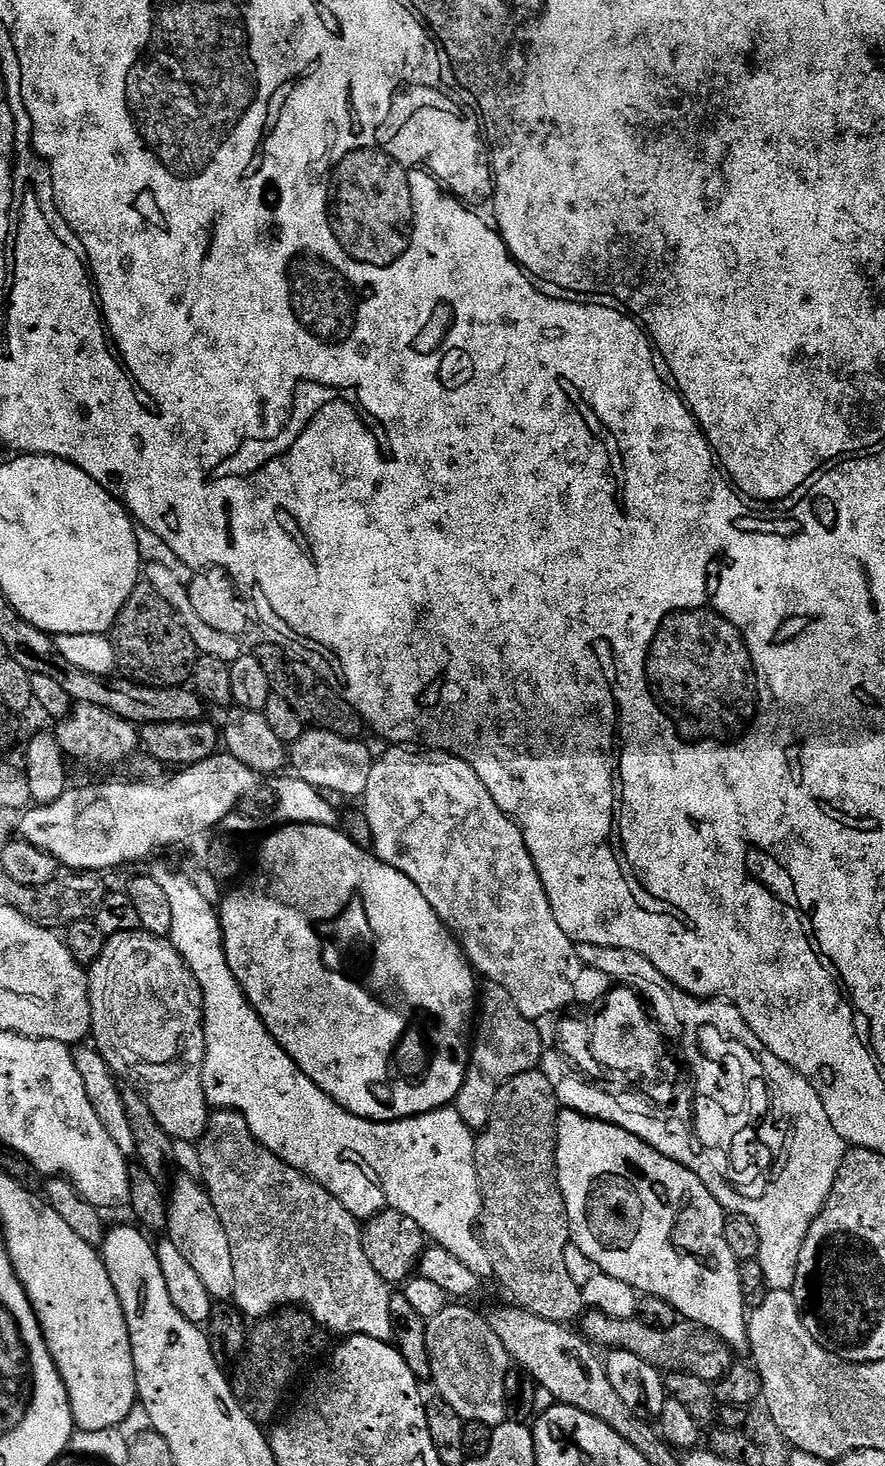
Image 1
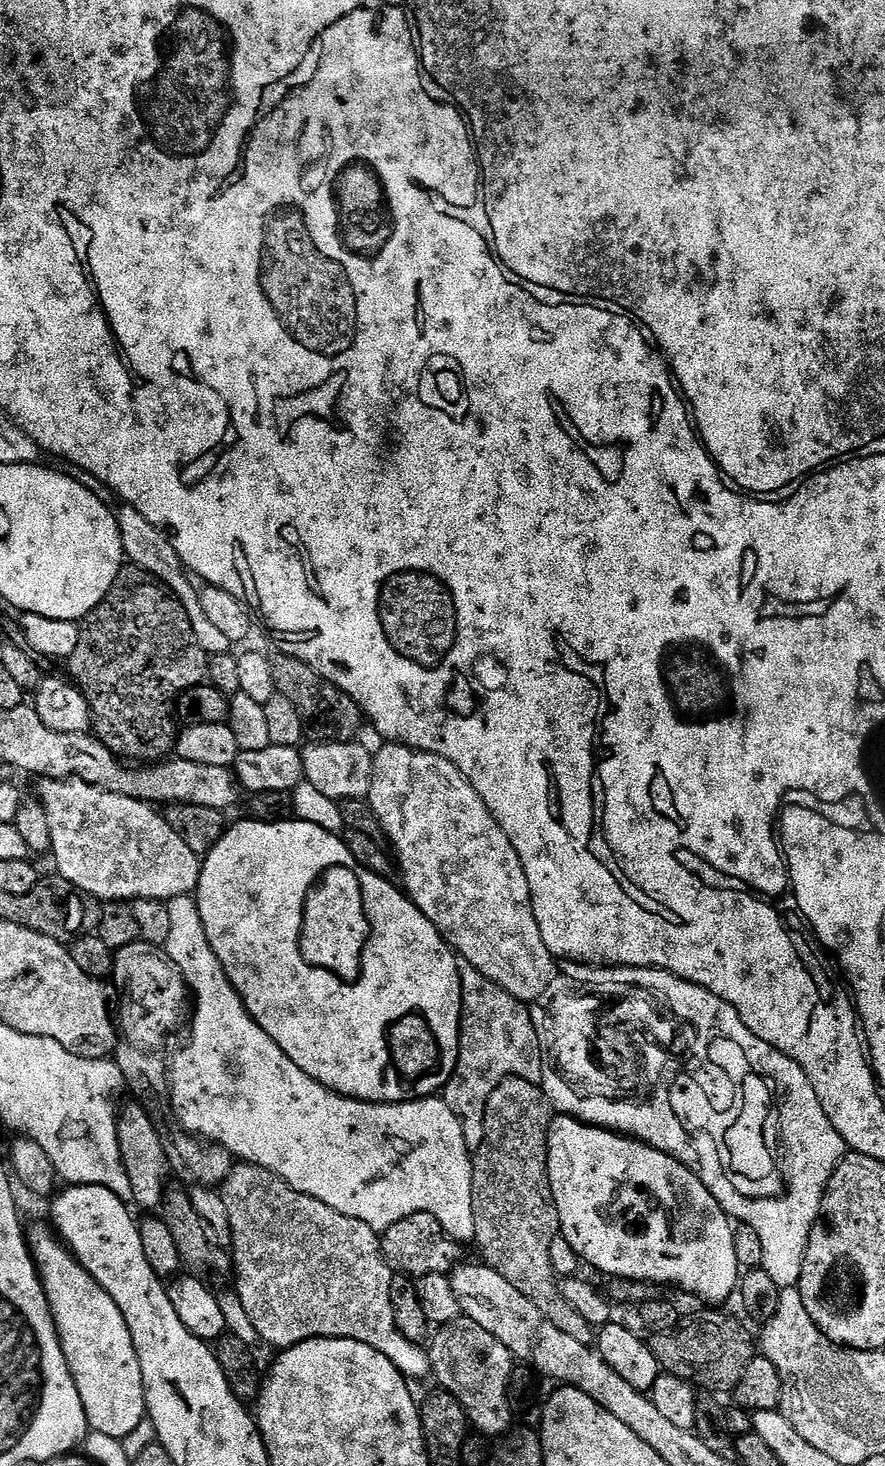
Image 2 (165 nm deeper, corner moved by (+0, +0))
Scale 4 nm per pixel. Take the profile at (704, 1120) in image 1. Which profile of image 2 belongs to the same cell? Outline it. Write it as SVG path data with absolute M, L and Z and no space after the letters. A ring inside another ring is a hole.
M637 968L634 974L624 974L619 977L620 981L626 984L632 984L633 986L640 986L645 990L646 988L654 990L656 996L662 996L668 998L668 1007L672 1009L672 1013L676 1015L676 1020L680 1021L687 1027L687 1030L708 1030L708 1042L696 1050L694 1054L682 1058L680 1062L676 1064L656 1064L656 1062L666 1062L666 1056L664 1060L656 1060L650 1052L650 1060L646 1060L646 1078L650 1078L650 1086L646 1086L646 1078L640 1080L644 1082L644 1088L640 1096L636 1096L636 1088L634 1088L634 1074L640 1074L640 1066L642 1064L622 1064L622 1066L614 1066L614 1064L608 1064L608 1076L612 1078L614 1074L618 1076L620 1072L624 1074L632 1074L632 1094L624 1090L622 1086L622 1102L620 1102L620 1094L618 1094L618 1088L612 1086L612 1082L608 1082L606 1074L598 1072L592 1064L596 1064L604 1052L602 1050L608 1050L608 1048L556 1048L556 1050L538 1050L540 1053L540 1075L538 1077L538 1083L546 1097L547 1103L551 1105L557 1113L565 1116L572 1116L576 1120L579 1120L585 1124L593 1125L597 1128L607 1128L609 1132L618 1132L622 1136L629 1137L633 1140L640 1140L644 1144L648 1144L651 1148L656 1148L660 1152L666 1152L668 1155L674 1157L679 1164L684 1164L692 1173L702 1181L703 1184L710 1190L710 1194L716 1201L720 1203L720 1208L723 1212L728 1213L729 1217L733 1221L748 1224L758 1234L758 1242L762 1242L762 1267L764 1273L768 1275L769 1281L774 1285L777 1284L777 1289L783 1290L785 1288L797 1287L797 1278L802 1274L802 1262L804 1261L804 1255L806 1254L806 1246L808 1245L808 1239L812 1233L812 1227L816 1225L816 1220L820 1217L820 1203L824 1197L824 1190L828 1186L828 1180L832 1177L832 1171L836 1169L836 1164L846 1154L846 1145L844 1139L838 1134L838 1130L834 1130L834 1126L830 1122L830 1118L826 1118L826 1114L822 1110L822 1102L818 1102L818 1094L814 1094L814 1086L810 1086L810 1082L806 1078L806 1074L798 1066L798 1062L794 1062L786 1054L782 1054L778 1050L771 1048L766 1042L762 1042L756 1036L750 1034L750 1030L746 1030L746 1026L740 1021L740 1015L738 1010L734 1010L734 1006L730 1006L730 1002L722 1002L722 998L718 998L714 994L710 994L710 990L706 990L702 986L697 984L691 984L685 980L679 980L673 972L663 972L661 968ZM736 1040L745 1042L744 1048L734 1056L728 1072L724 1074L724 1080L704 1080L700 1078L702 1074L710 1074L716 1064L714 1064L714 1056L728 1050Z

